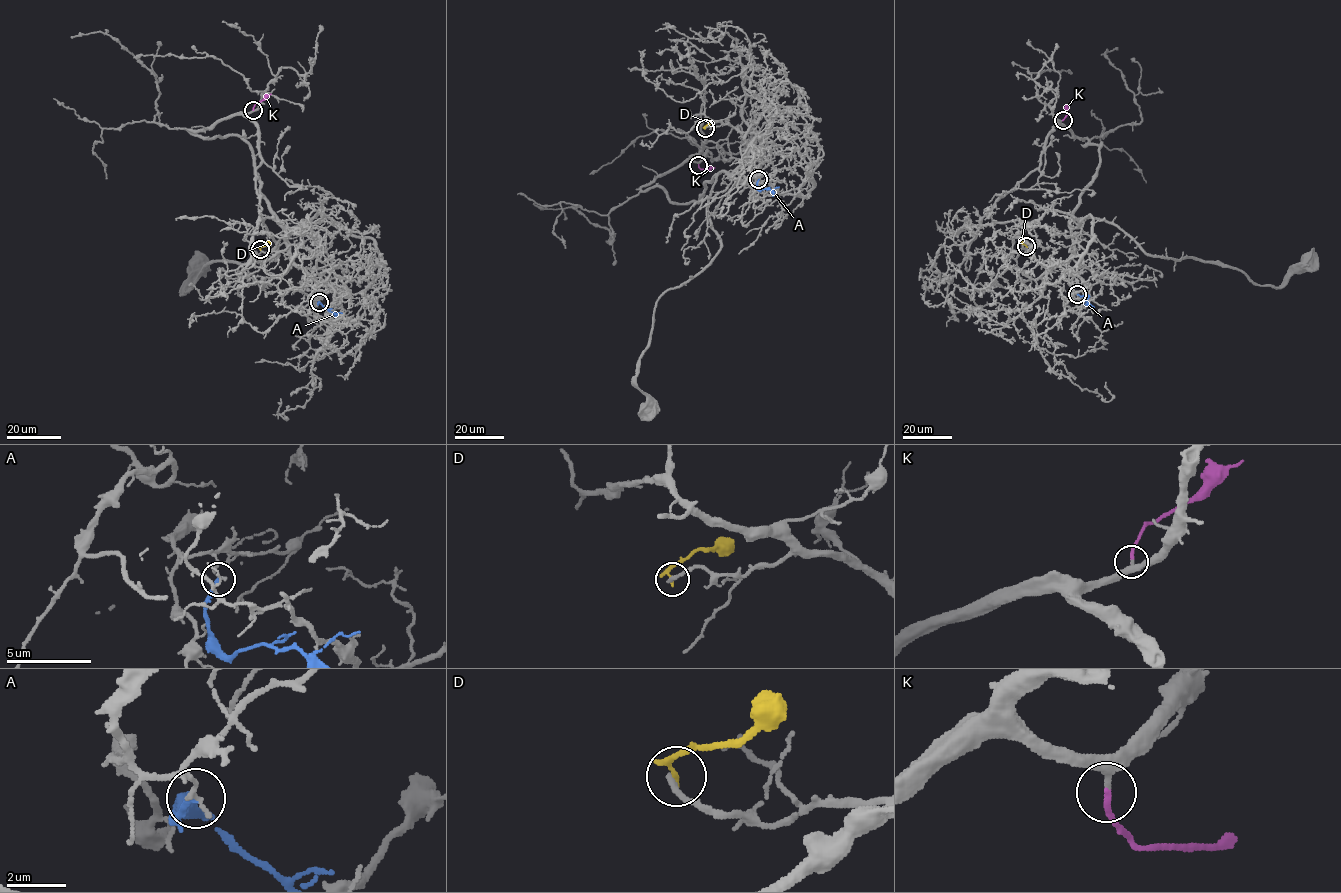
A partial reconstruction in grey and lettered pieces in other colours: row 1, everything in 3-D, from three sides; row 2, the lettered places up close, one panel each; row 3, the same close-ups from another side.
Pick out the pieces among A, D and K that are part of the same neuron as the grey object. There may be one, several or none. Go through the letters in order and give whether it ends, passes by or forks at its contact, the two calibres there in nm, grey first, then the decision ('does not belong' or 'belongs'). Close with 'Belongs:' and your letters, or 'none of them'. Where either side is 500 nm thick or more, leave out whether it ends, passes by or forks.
A: it ends | 170/200 nm | does not belong
D: it ends | 240/200 nm | does not belong
K: it ends | 320/190 nm | belongs
Belongs: K

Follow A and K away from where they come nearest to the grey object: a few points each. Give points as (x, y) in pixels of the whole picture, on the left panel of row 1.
A: (319, 302), (335, 314), (342, 313)
K: (253, 109), (271, 93)

